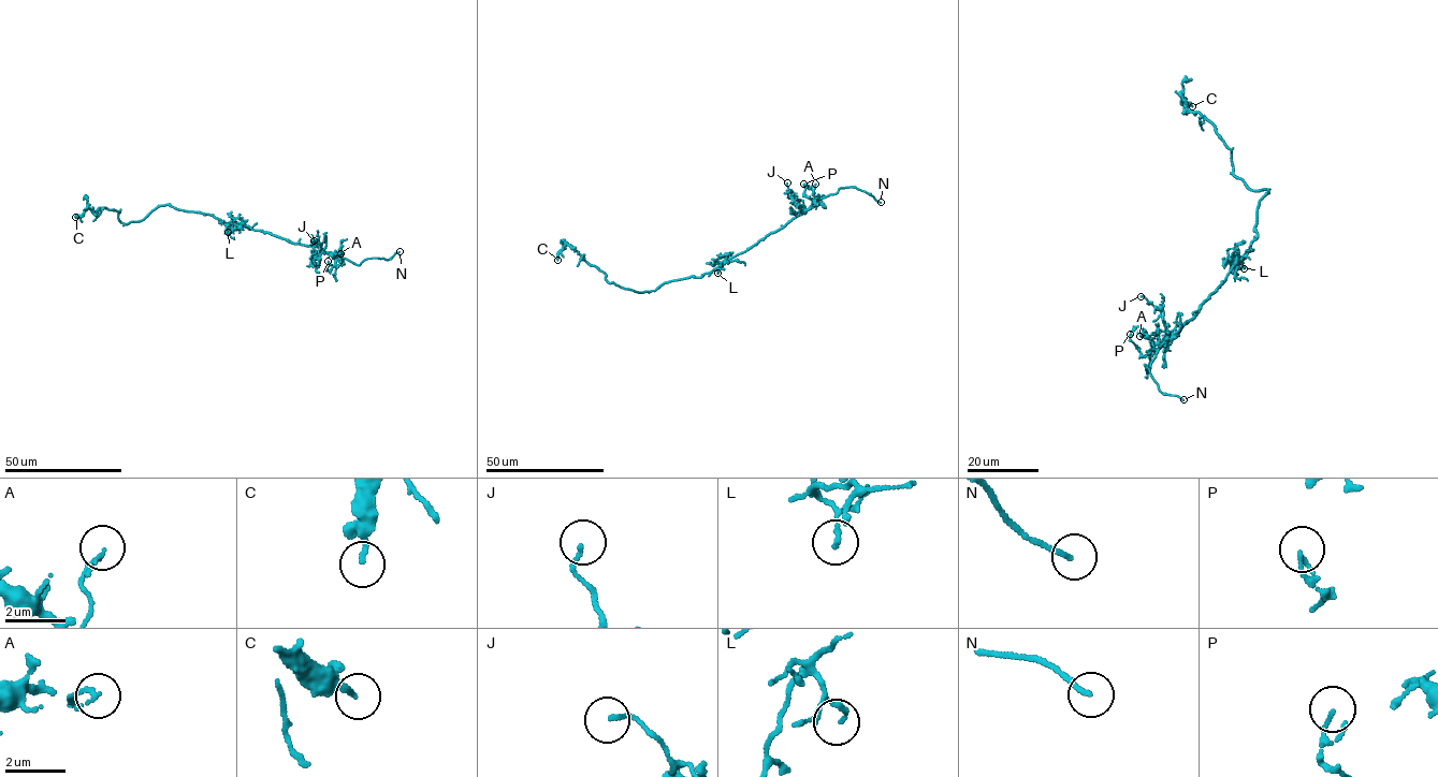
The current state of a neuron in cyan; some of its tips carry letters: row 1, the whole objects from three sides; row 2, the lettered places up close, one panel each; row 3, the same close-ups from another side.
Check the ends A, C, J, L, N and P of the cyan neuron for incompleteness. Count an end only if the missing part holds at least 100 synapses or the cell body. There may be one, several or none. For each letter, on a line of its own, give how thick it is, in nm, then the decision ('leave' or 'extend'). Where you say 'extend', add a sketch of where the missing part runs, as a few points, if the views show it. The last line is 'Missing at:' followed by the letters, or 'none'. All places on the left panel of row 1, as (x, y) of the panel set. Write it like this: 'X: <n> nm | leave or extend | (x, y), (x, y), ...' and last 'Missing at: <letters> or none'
A: 140 nm | leave
C: 180 nm | leave
J: 120 nm | leave
L: 130 nm | leave
N: 150 nm | extend | (400, 251), (425, 253)
P: 110 nm | leave
Missing at: N

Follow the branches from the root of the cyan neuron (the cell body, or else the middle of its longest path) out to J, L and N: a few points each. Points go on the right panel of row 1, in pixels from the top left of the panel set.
J: (1247, 251), (1194, 317), (1175, 335), (1168, 335), (1160, 311), (1141, 296)
L: (1247, 251), (1240, 261), (1244, 268)
N: (1247, 251), (1194, 317), (1159, 349), (1148, 371), (1146, 368), (1161, 393), (1184, 399)

